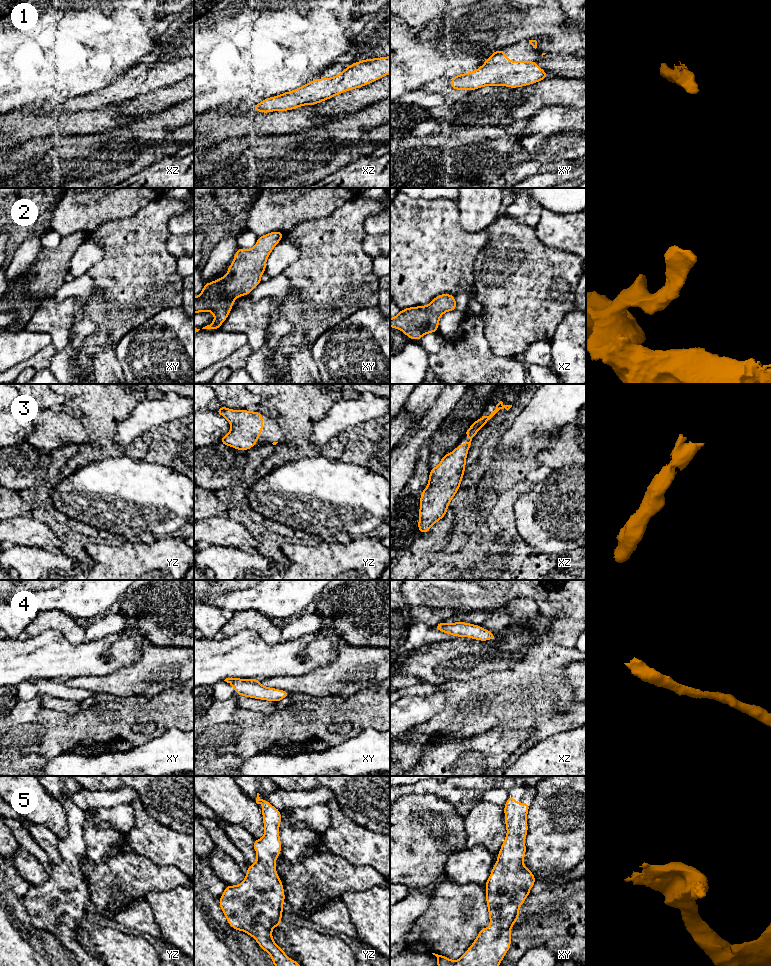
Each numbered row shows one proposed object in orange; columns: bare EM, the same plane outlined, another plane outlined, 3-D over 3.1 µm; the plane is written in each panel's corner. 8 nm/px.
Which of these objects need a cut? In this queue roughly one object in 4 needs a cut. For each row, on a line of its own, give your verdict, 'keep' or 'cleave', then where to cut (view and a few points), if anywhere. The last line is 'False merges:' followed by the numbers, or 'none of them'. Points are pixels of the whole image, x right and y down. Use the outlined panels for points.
1: keep; no cut
2: keep; no cut
3: keep; no cut
4: keep; no cut
5: keep; no cut
False merges: none of them

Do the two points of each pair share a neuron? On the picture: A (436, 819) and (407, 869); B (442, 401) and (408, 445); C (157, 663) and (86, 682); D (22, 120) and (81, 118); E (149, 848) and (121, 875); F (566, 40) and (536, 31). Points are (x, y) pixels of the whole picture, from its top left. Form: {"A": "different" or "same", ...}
{"A": "same", "B": "same", "C": "same", "D": "same", "E": "different", "F": "same"}

